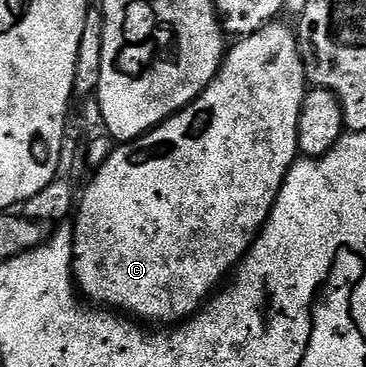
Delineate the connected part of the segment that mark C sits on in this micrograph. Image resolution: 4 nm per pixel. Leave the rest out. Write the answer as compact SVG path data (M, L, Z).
M280 20L270 22L258 33L241 37L237 41L240 43L225 53L220 71L216 73L212 83L188 107L179 110L162 125L149 130L140 138L117 145L112 155L101 166L95 167L93 174L96 175L93 176L92 183L85 188L84 195L82 193L79 195L78 209L74 214L76 226L74 225L72 236L72 276L76 280L79 293L85 299L101 307L123 312L144 324L152 324L148 322L179 324L199 314L205 303L217 293L221 283L248 255L252 243L268 223L268 217L274 208L288 169L298 158L298 116L302 112L302 100L306 93L304 62L300 58L297 31L293 27L291 30L290 27L283 26L282 23Z

